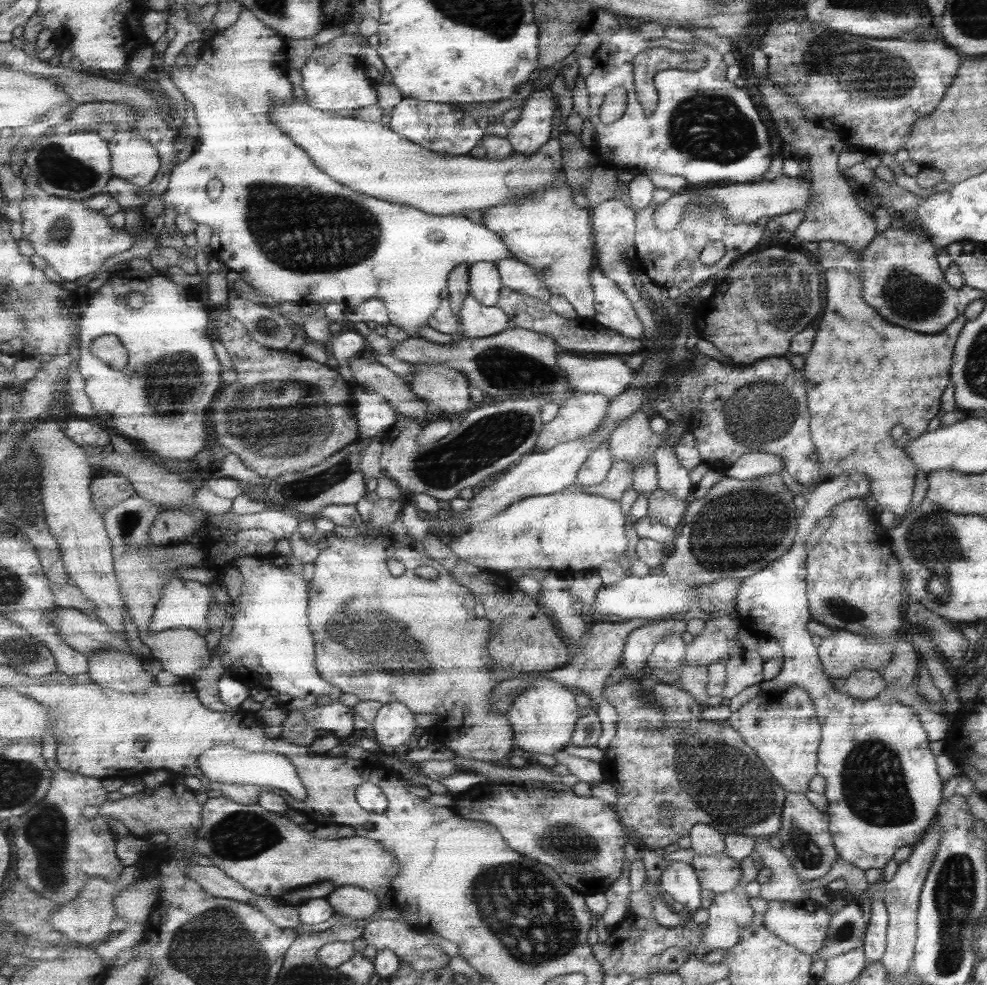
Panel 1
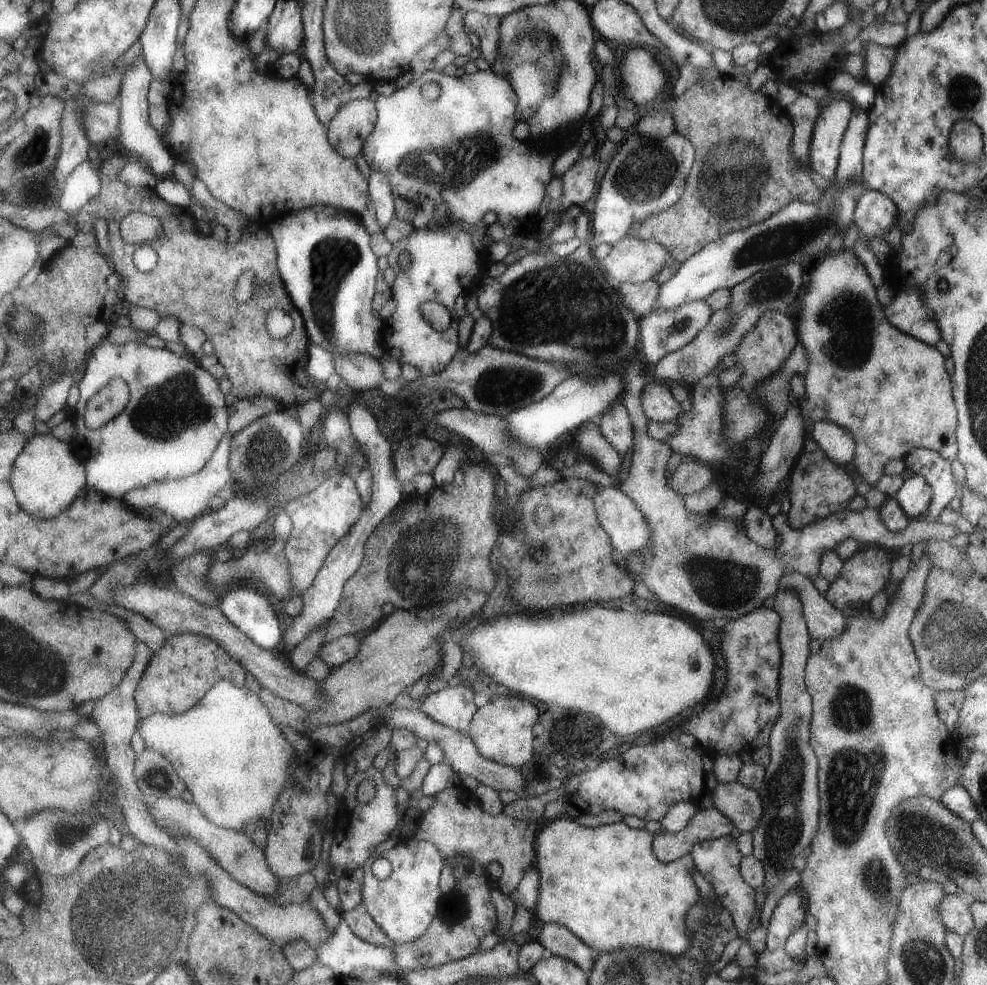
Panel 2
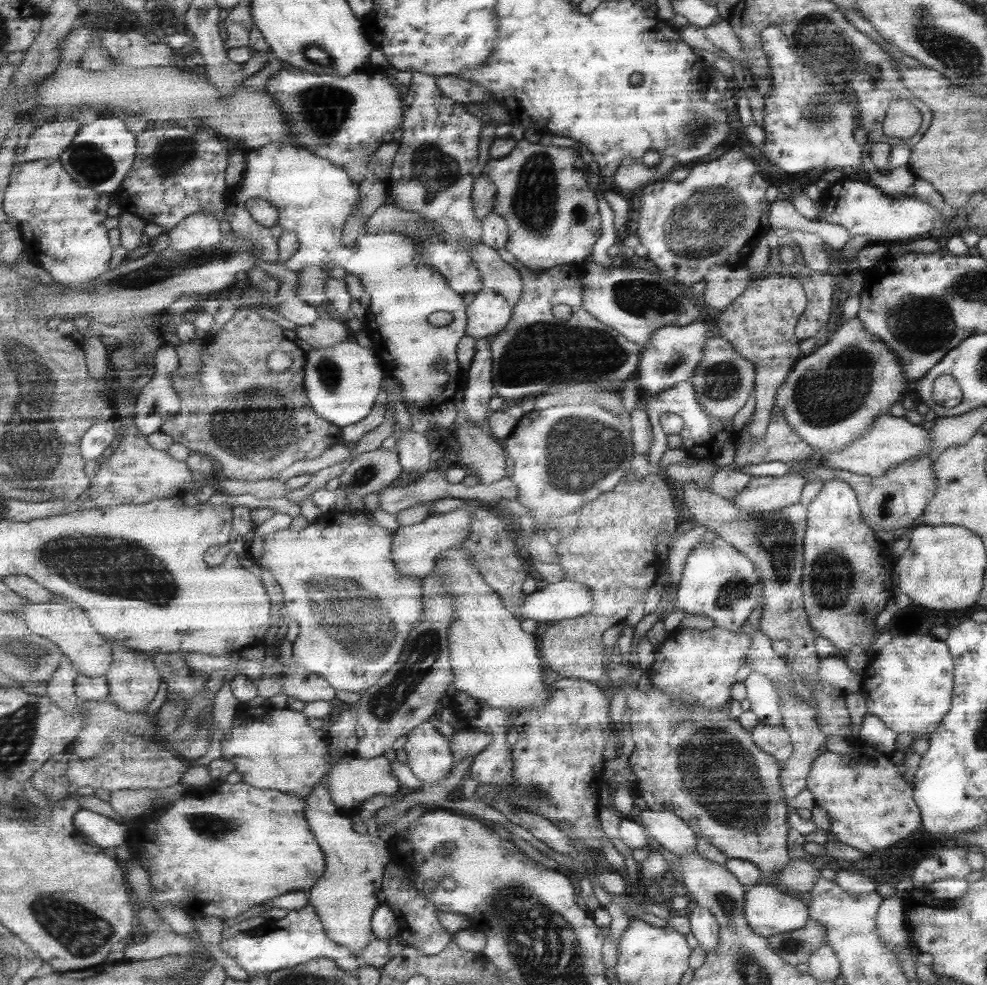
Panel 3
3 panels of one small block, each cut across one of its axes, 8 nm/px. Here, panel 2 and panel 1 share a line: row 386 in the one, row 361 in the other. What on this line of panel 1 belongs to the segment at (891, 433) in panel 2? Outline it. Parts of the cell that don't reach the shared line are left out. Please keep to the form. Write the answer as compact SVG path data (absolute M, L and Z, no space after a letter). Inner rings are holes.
M831 268L831 270L825 270L825 308L821 312L821 318L819 318L819 326L817 326L817 332L815 332L815 338L813 338L813 346L811 350L805 354L805 364L803 364L803 376L805 376L805 392L807 392L807 412L811 416L809 420L809 432L811 432L811 442L815 446L815 456L819 460L819 472L821 476L825 476L827 480L829 478L835 478L835 476L841 476L845 472L857 472L857 474L865 474L865 478L869 480L869 496L875 498L881 506L883 506L883 512L893 512L897 520L903 520L907 516L907 508L909 508L909 502L911 502L911 494L913 494L913 484L915 484L915 464L909 460L909 456L905 456L903 448L895 448L893 442L889 438L889 430L899 424L905 428L907 432L907 438L913 440L913 438L919 438L921 434L927 432L927 424L931 418L935 418L935 414L941 410L941 394L945 392L945 388L951 384L951 358L953 358L953 348L955 348L955 340L959 336L959 330L965 326L965 318L963 314L959 314L955 318L955 322L951 322L943 332L939 334L933 334L933 336L925 336L925 334L917 334L913 330L905 330L905 328L899 328L899 326L891 326L887 324L883 318L879 318L879 314L865 304L863 300L863 294L861 294L861 278L857 274L851 274L849 270L845 268Z

